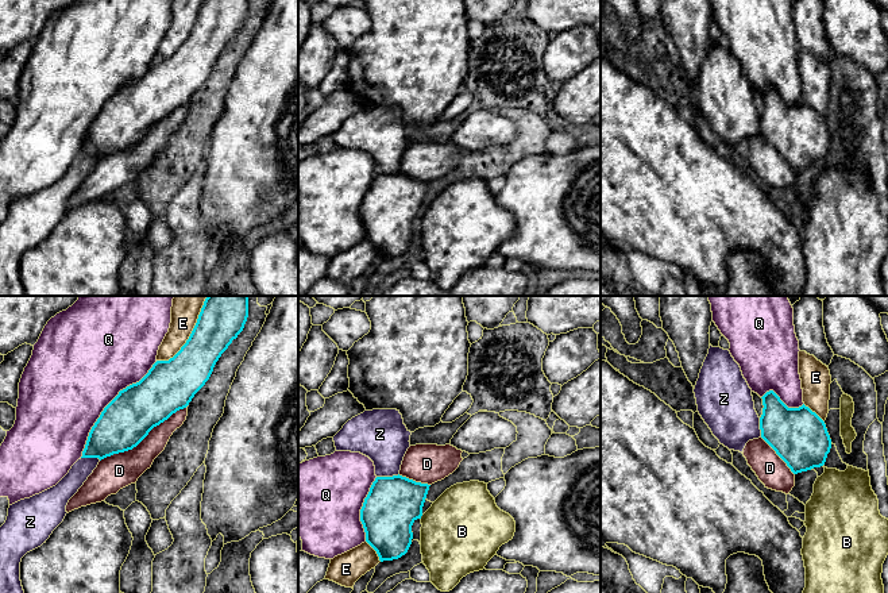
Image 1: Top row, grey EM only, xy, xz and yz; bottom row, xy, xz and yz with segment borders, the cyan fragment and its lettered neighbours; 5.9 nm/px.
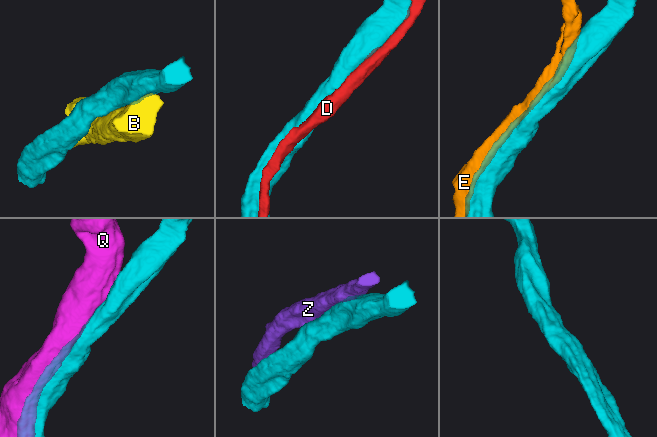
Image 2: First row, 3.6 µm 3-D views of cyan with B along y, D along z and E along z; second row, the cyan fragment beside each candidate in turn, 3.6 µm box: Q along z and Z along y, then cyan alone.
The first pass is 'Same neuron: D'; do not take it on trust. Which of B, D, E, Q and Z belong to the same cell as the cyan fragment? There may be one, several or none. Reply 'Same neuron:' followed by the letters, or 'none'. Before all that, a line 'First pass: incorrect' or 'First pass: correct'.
First pass: correct
Same neuron: D

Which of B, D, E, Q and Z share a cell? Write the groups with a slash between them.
B / D / E / Q Z

